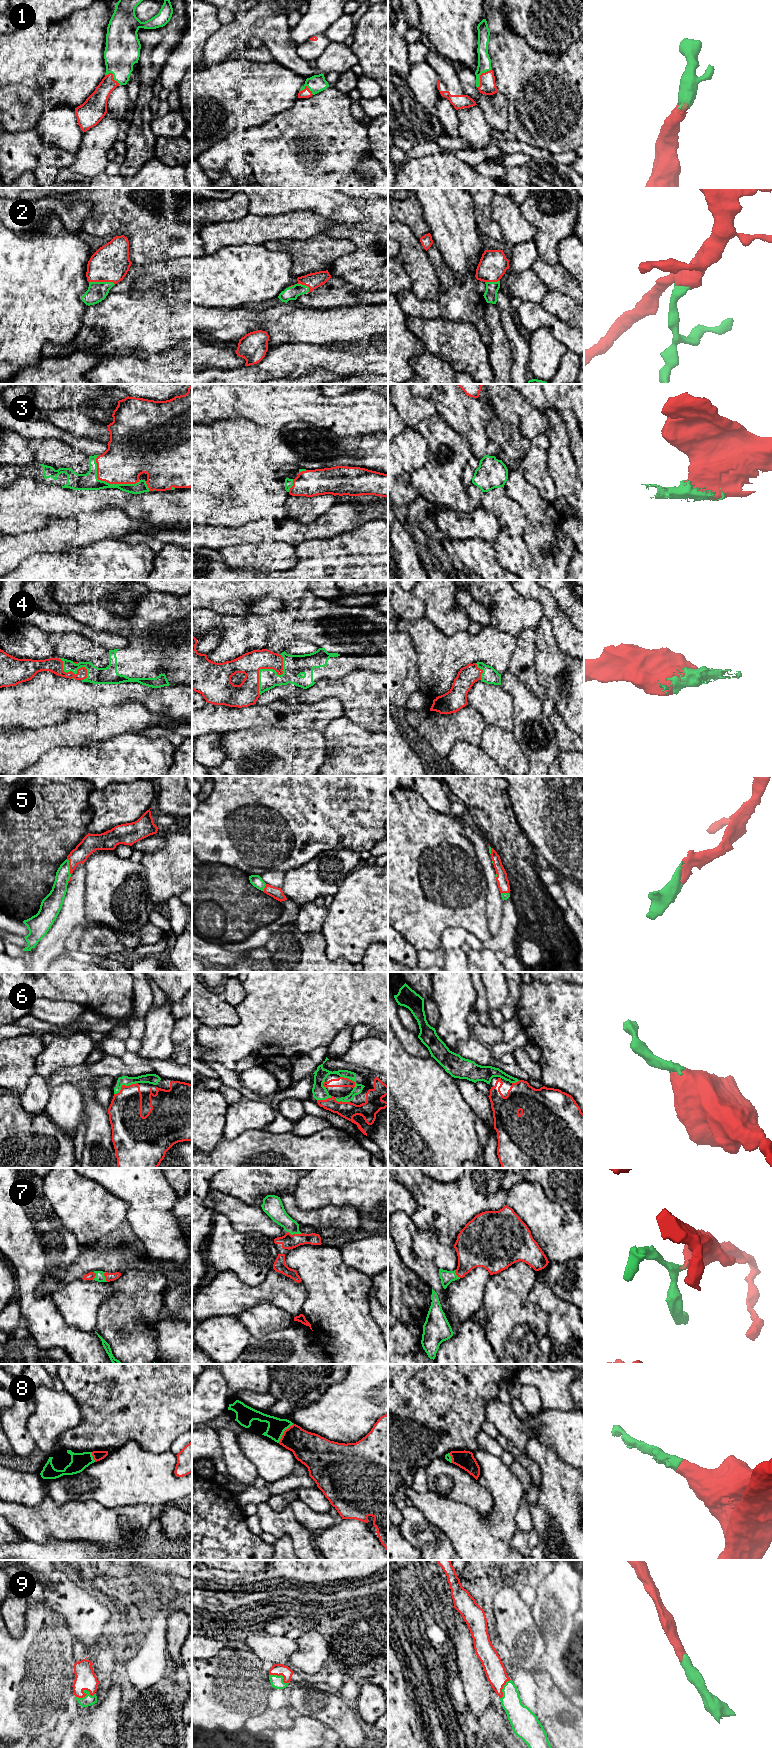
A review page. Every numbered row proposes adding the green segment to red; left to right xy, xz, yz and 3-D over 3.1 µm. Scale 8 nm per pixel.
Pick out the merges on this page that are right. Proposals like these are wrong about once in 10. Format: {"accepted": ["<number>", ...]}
{"accepted": ["1", "2", "3", "4", "5", "6", "7", "8", "9"]}

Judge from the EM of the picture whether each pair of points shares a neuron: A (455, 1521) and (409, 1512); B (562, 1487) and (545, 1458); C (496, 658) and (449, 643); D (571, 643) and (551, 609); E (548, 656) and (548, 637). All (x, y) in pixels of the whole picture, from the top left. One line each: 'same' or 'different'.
A: different
B: same
C: same
D: same
E: same

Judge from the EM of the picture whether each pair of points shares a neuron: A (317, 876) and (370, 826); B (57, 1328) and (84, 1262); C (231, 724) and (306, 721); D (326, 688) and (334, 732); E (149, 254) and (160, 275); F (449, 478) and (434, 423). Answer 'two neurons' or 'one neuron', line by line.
A: two neurons
B: two neurons
C: one neuron
D: two neurons
E: two neurons
F: one neuron

